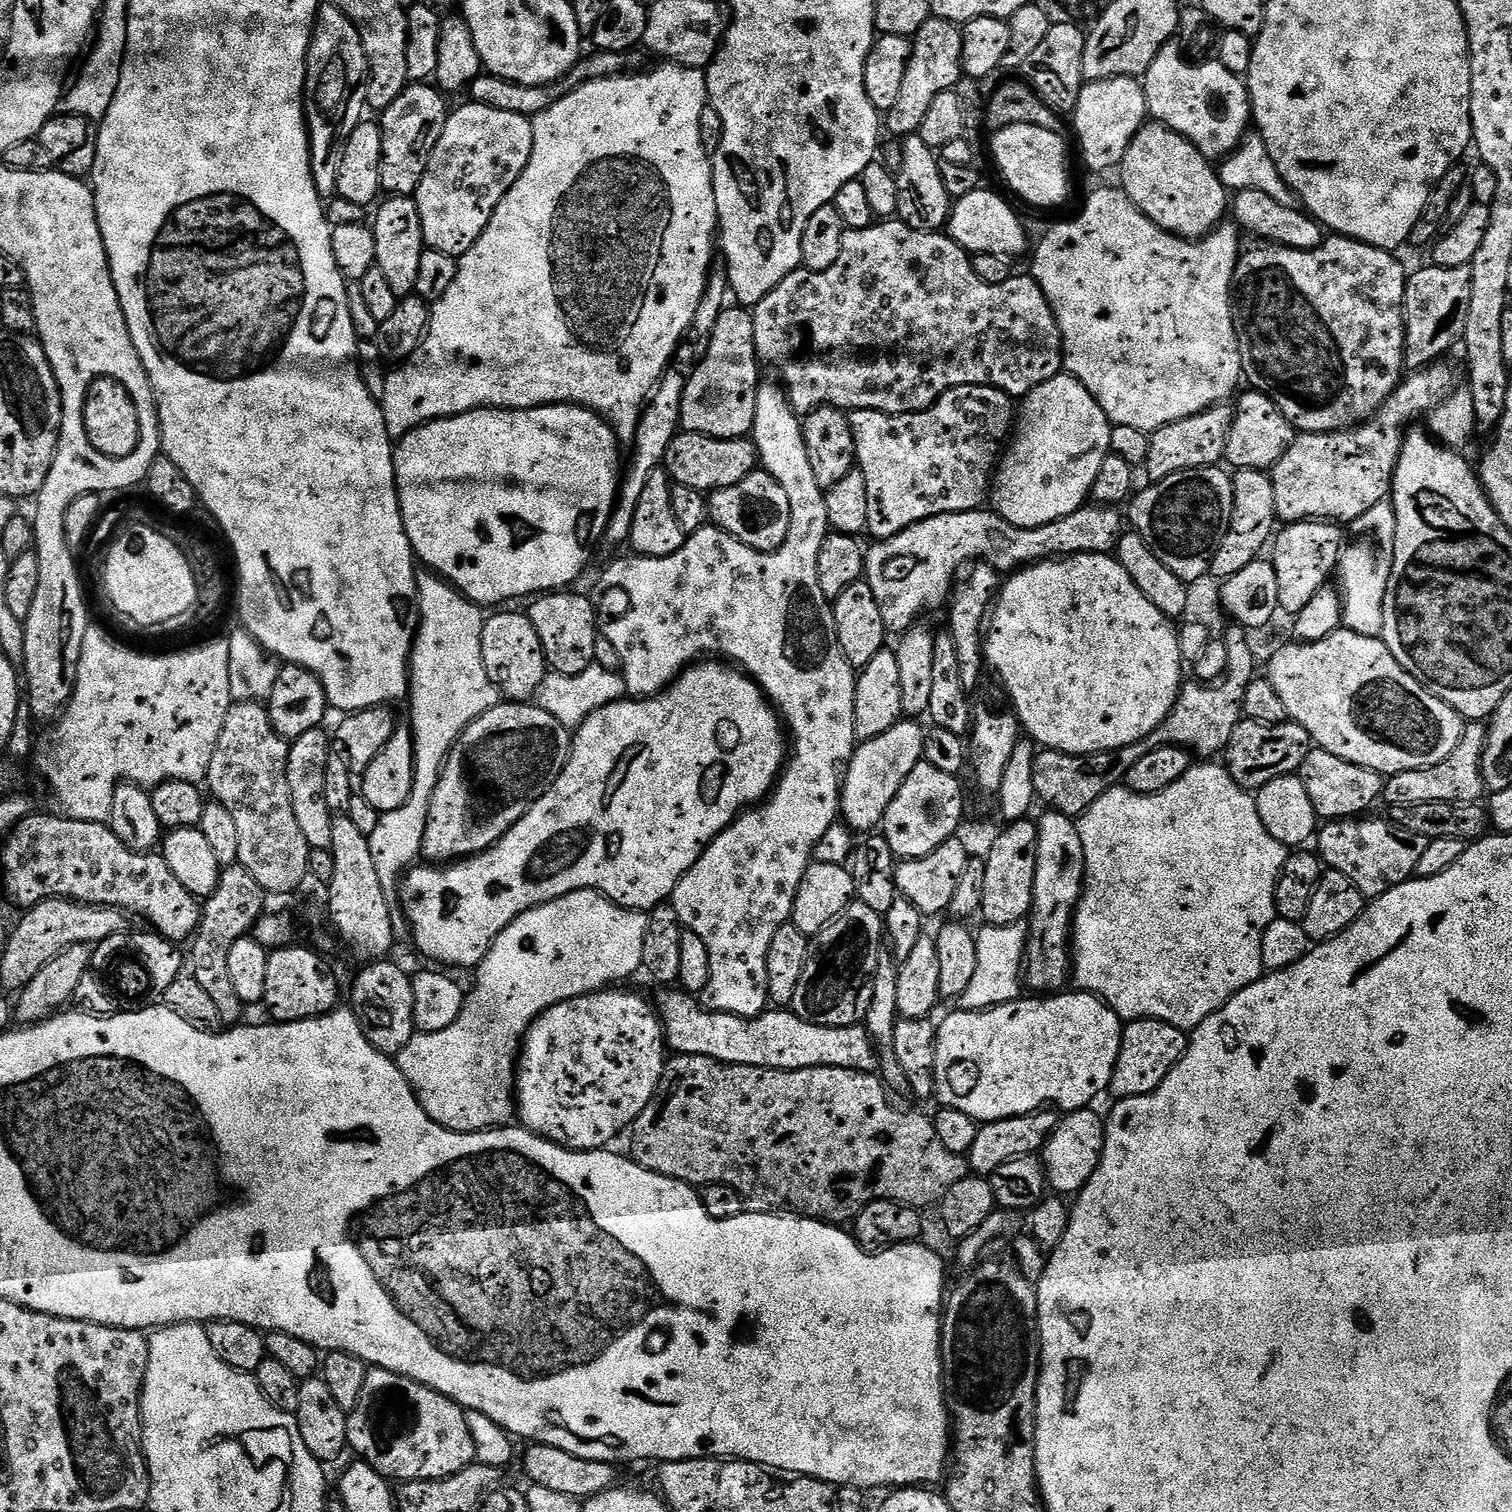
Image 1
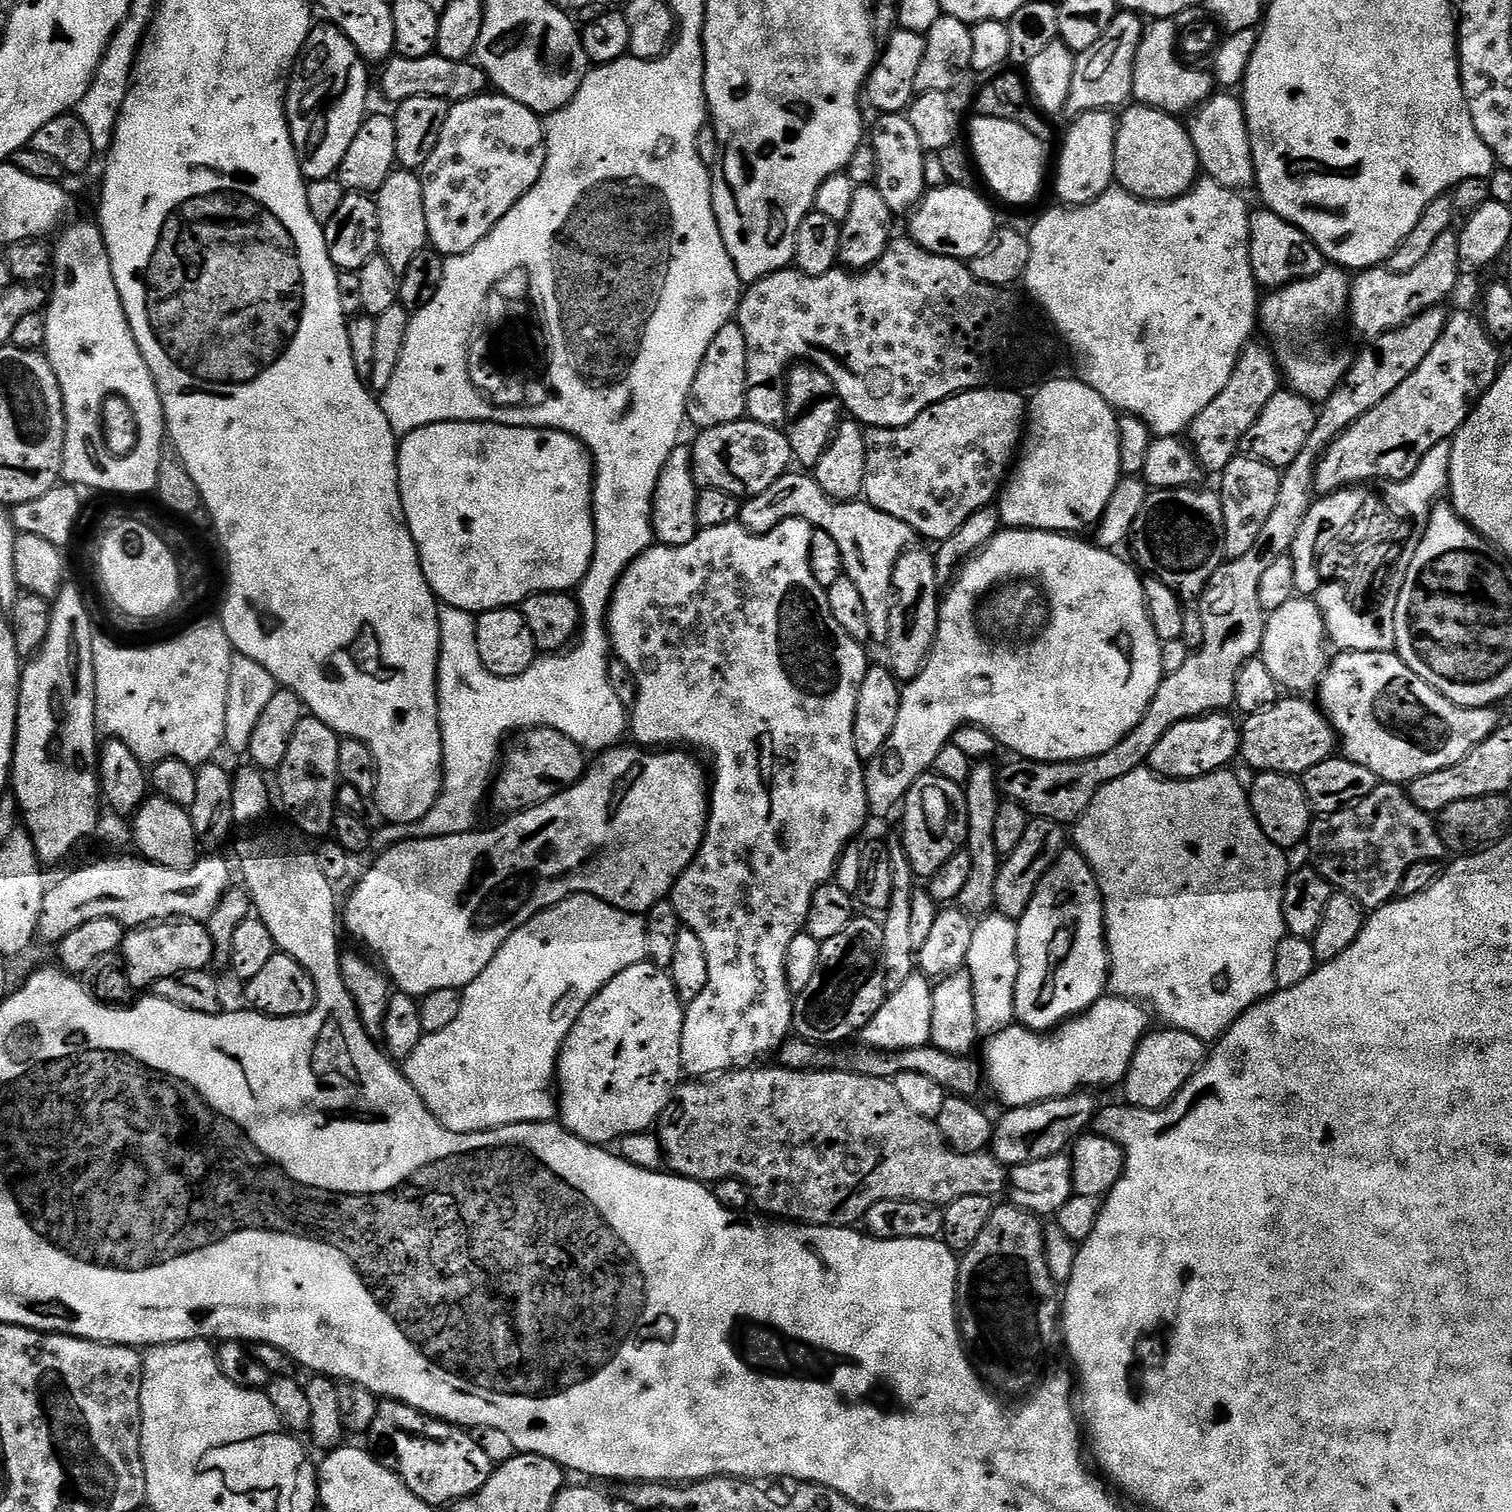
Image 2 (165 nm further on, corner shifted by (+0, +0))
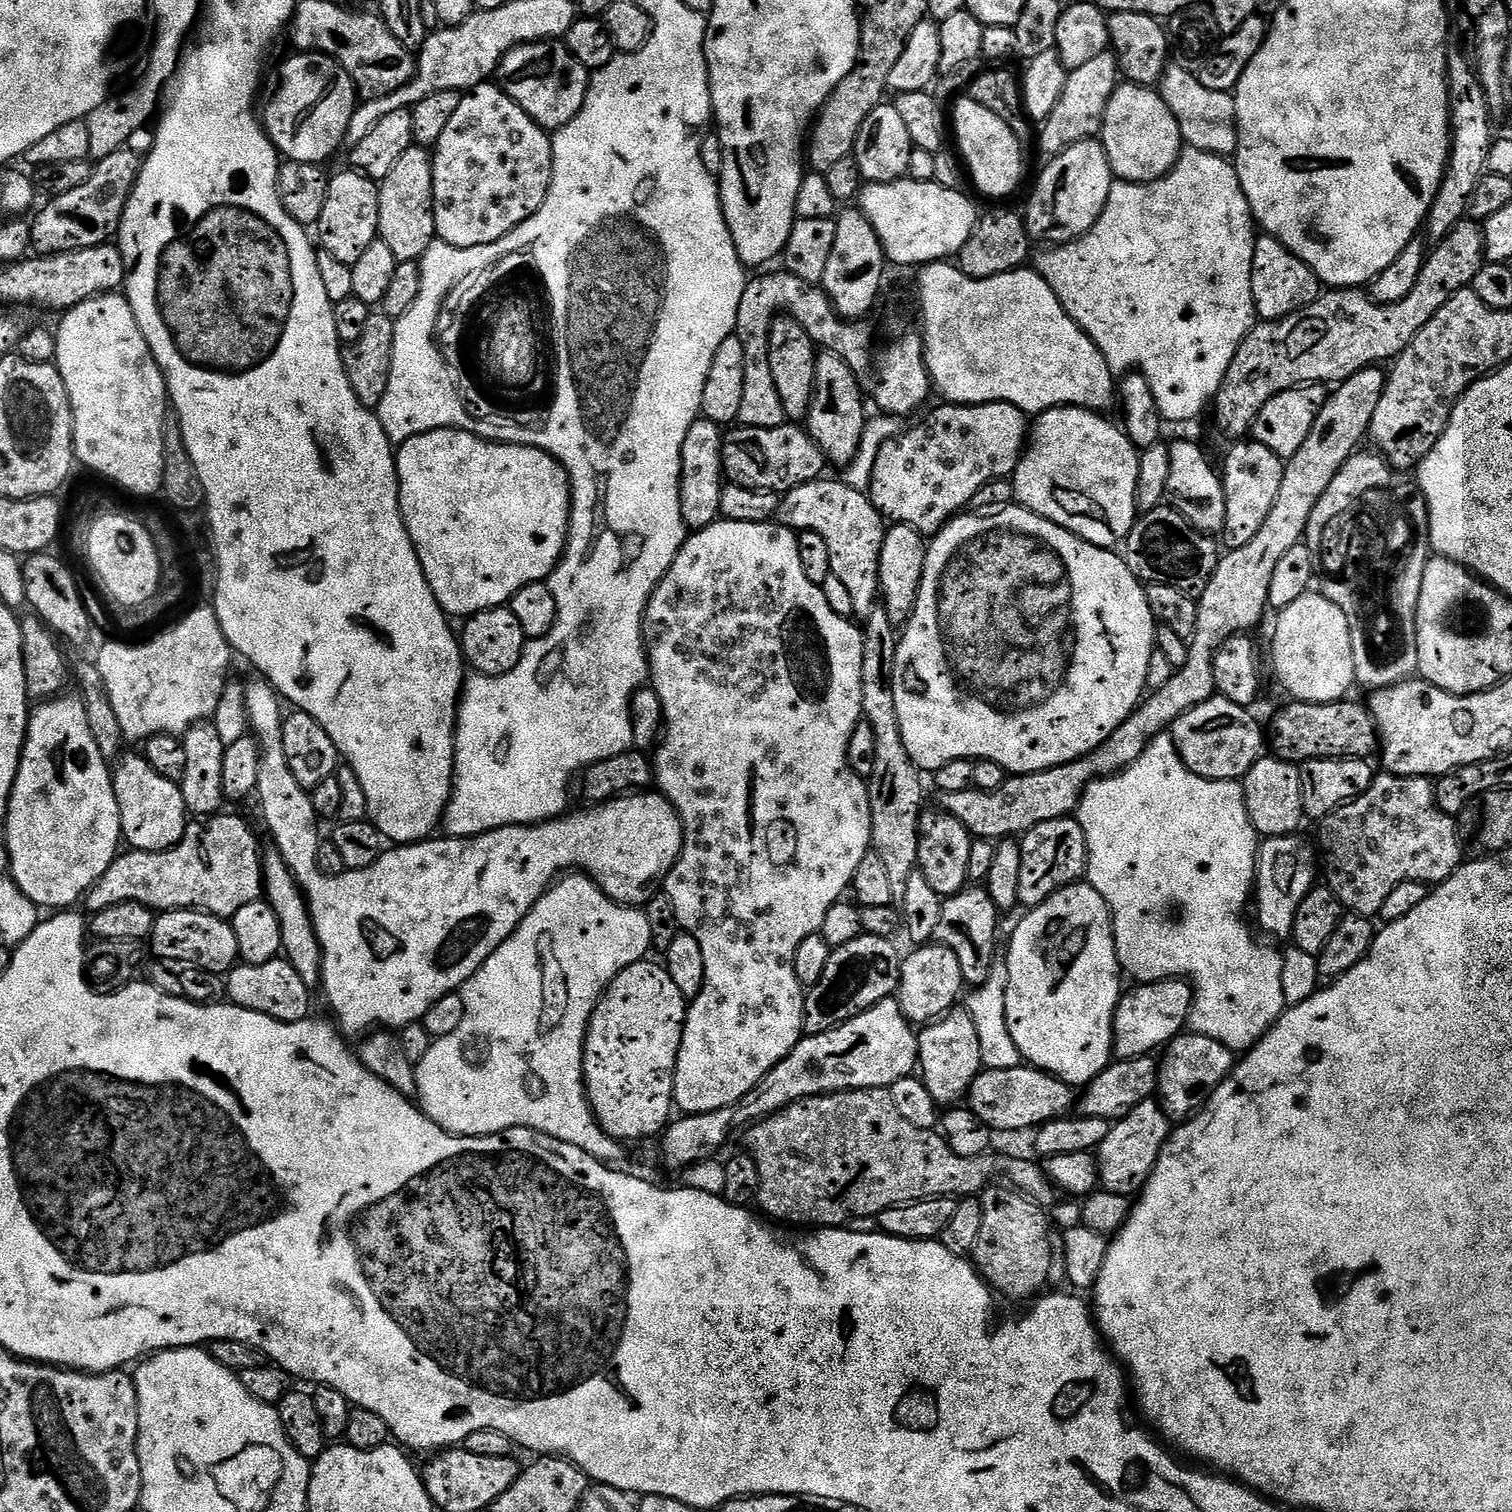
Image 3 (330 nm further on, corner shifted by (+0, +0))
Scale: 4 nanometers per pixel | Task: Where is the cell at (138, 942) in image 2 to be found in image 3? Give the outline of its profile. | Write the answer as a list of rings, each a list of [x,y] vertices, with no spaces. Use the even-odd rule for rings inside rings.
[[[175,908],[173,912],[159,913],[152,922],[150,952],[157,960],[190,962],[202,970],[221,974],[231,972],[240,960],[238,942],[234,938],[231,923],[223,916],[197,912],[194,908]]]

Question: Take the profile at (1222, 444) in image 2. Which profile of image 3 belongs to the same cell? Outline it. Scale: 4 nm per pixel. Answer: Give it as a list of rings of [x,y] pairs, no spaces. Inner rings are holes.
[[[1465,218],[1429,251],[1418,286],[1402,302],[1376,304],[1360,288],[1338,288],[1325,291],[1313,304],[1286,318],[1257,323],[1238,346],[1238,354],[1234,354],[1234,362],[1230,362],[1230,370],[1226,370],[1226,378],[1216,395],[1214,409],[1221,430],[1229,436],[1229,441],[1235,442],[1251,433],[1258,410],[1274,394],[1301,384],[1339,386],[1358,374],[1358,370],[1384,362],[1380,360],[1395,361],[1450,298],[1472,285],[1474,274],[1485,263],[1483,227]]]

